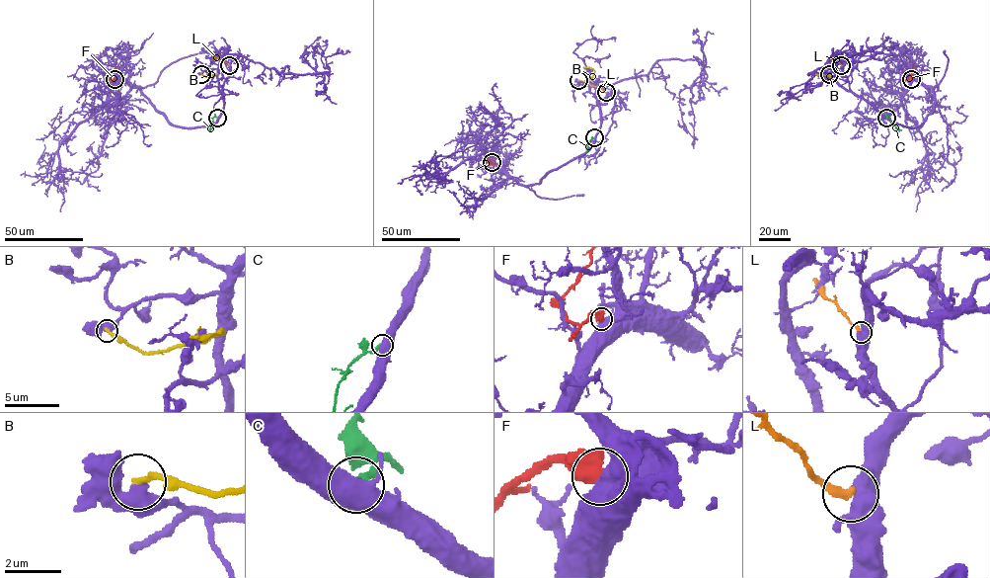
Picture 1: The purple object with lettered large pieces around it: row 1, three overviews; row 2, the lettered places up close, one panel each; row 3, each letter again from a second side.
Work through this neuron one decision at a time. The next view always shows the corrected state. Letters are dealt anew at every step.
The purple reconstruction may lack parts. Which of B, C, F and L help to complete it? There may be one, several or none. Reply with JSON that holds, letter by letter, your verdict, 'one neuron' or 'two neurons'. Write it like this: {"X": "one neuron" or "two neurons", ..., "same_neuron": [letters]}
{"B": "two neurons", "C": "two neurons", "F": "two neurons", "L": "two neurons", "same_neuron": []}

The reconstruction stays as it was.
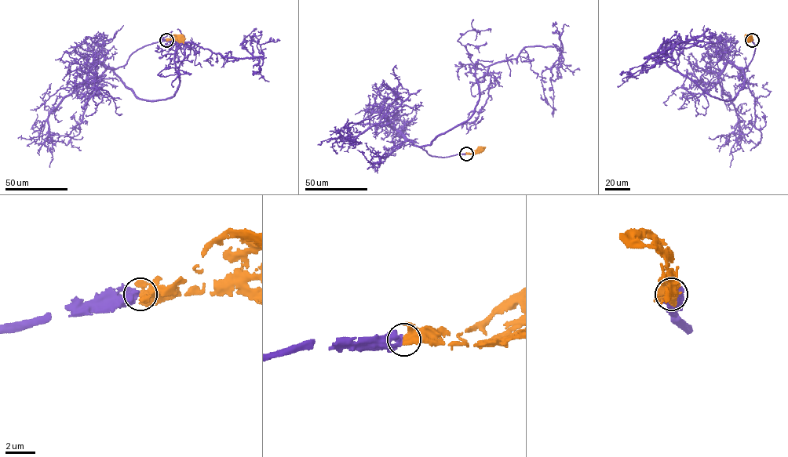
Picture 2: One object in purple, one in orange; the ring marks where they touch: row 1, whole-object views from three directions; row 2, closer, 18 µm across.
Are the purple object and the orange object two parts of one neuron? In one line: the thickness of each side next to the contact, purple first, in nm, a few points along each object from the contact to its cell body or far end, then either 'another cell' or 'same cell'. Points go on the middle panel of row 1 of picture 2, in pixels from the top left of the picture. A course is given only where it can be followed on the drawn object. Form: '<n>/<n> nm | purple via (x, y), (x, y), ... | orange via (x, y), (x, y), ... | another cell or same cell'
550/500 nm | purple via (465, 154), (414, 144), (472, 115), (476, 65), (525, 47), (561, 52), (558, 30), (550, 72) | orange via (466, 154), (476, 154), (480, 150) | same cell

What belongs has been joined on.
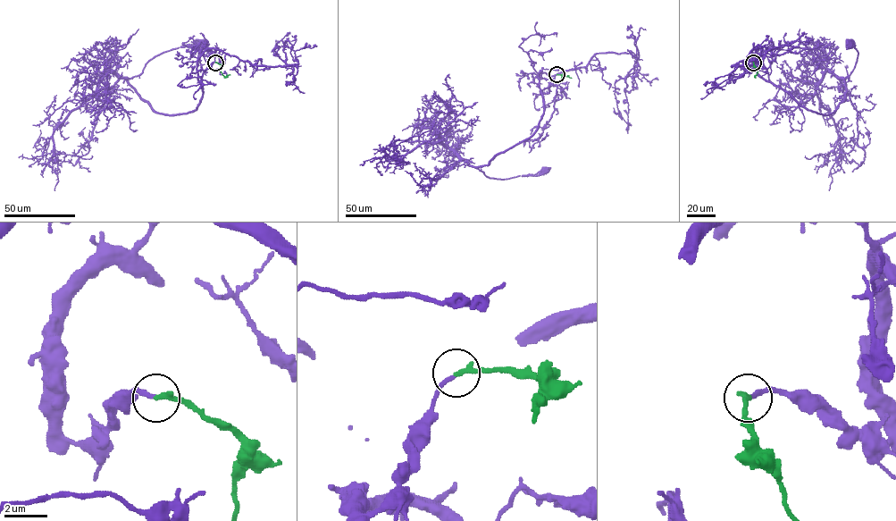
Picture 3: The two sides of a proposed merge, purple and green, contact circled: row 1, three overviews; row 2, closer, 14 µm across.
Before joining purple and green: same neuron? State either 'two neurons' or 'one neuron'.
one neuron

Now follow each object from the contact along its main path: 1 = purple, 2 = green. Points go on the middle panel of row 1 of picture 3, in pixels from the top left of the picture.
1: (556, 75), (541, 90), (543, 114), (536, 130), (488, 164), (469, 164), (498, 179), (539, 175), (545, 171)
2: (556, 74), (561, 74), (562, 79), (571, 78)

